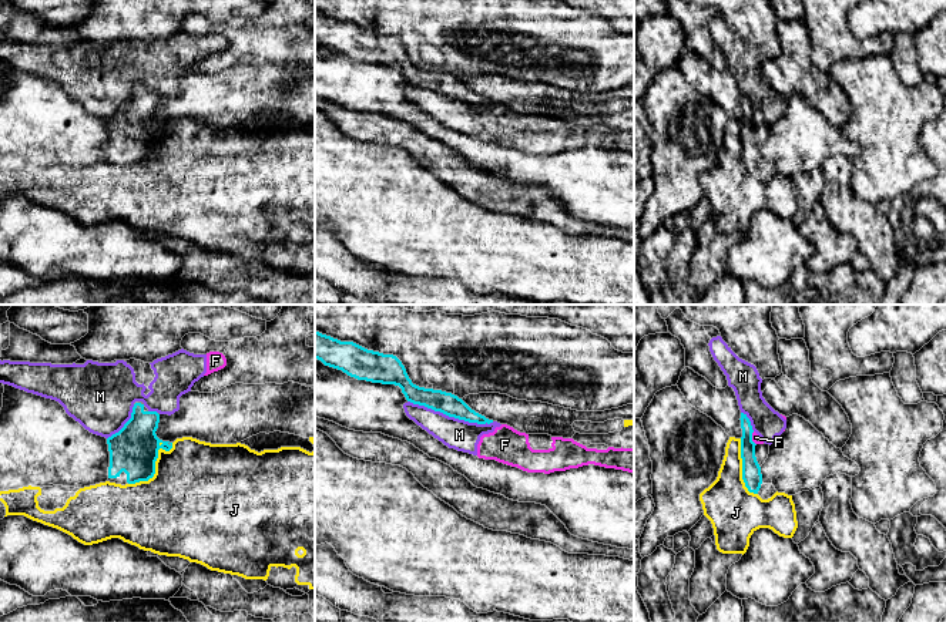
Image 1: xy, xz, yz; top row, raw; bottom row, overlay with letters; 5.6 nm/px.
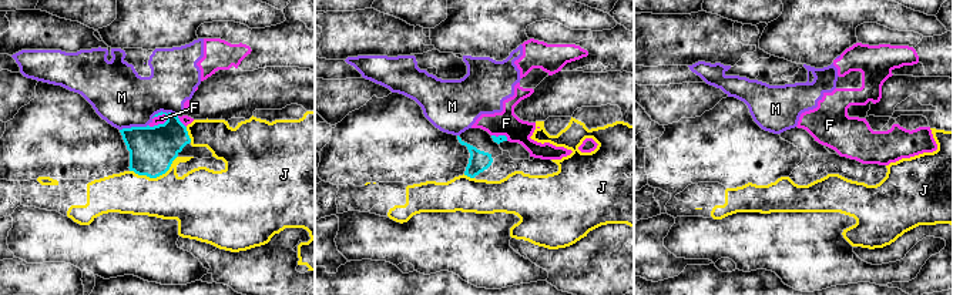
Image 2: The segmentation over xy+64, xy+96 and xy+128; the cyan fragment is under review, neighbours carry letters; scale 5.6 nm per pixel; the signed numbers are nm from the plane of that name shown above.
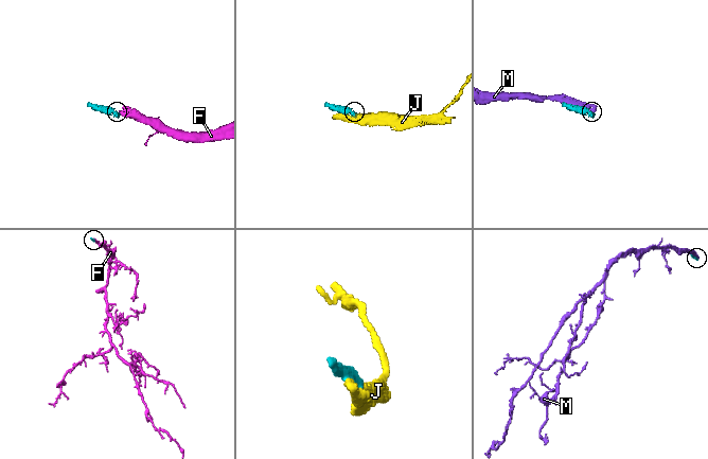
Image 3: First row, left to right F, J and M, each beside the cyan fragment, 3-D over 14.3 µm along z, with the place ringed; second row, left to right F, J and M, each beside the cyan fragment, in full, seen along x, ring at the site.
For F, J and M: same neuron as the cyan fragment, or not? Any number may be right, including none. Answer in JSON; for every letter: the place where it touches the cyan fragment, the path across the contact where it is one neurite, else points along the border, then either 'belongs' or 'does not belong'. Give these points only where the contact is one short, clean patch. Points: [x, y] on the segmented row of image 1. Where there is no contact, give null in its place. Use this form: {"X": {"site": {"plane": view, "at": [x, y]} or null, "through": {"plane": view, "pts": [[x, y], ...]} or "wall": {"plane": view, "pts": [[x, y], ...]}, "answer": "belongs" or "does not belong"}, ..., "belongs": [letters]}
{"F": {"site": {"plane": "yz", "at": [751, 439]}, "wall": {"plane": "yz", "pts": [[752, 431], [755, 444]]}, "answer": "does not belong"}, "J": {"site": {"plane": "xy", "at": [154, 467]}, "answer": "does not belong"}, "M": {"site": {"plane": "xz", "at": [450, 416]}, "answer": "does not belong"}, "belongs": []}

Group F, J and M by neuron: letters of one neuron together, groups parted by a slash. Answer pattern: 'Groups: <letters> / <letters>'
Groups: F M / J

